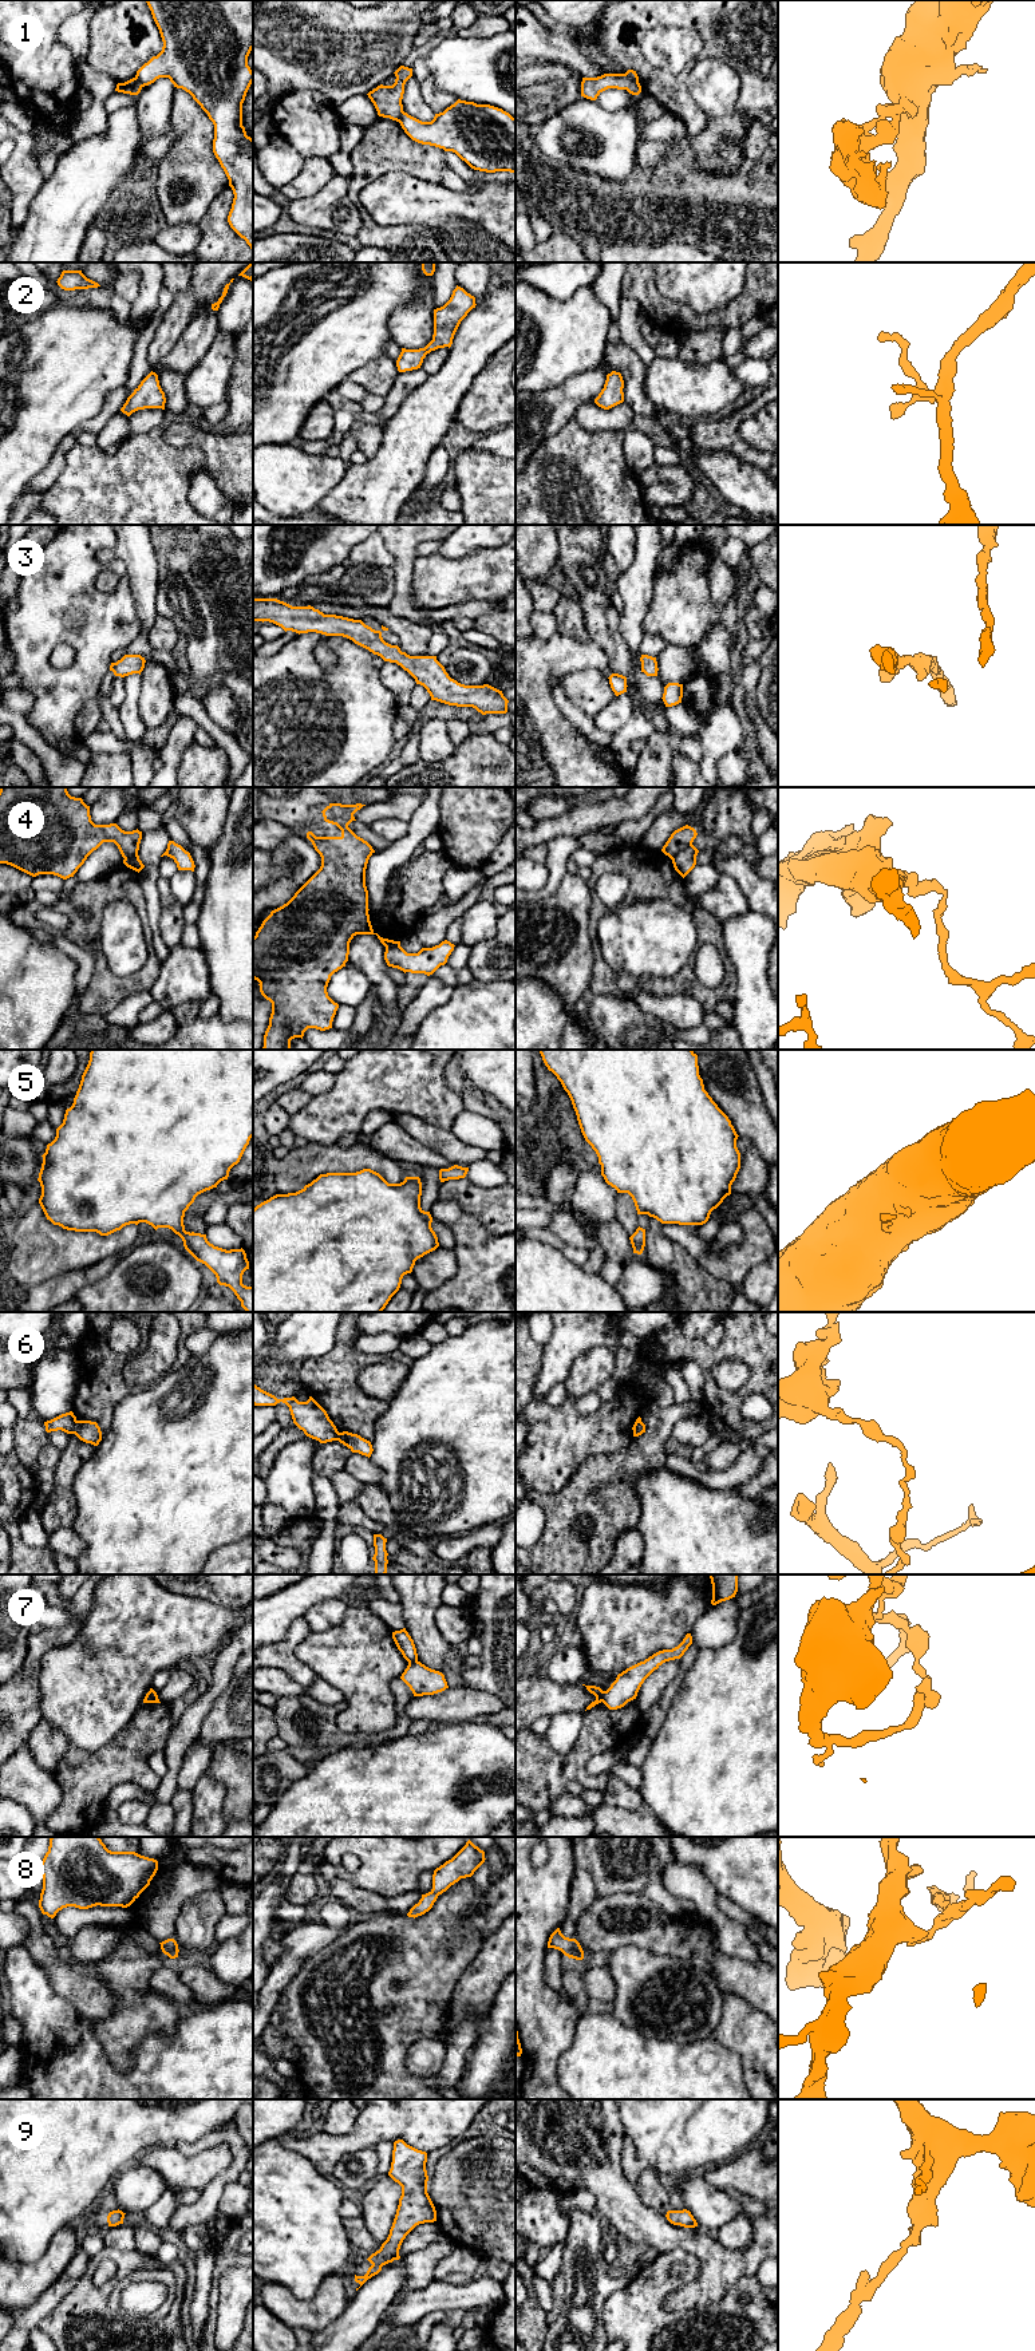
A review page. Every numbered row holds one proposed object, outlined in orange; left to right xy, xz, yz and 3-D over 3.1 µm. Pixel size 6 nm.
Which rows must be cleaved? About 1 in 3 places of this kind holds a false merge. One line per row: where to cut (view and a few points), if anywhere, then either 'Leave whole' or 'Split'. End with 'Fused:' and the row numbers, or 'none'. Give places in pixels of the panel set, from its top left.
1: Split along xz (402, 109), (398, 121). Split
2: No split. Leave whole
3: No split. Leave whole
4: Split along yz (691, 844), (671, 858). Split
5: No split. Leave whole
6: Split along xy (76, 1421), (72, 1433). Split
7: Split along yz (604, 1691), (600, 1700). Split
8: No split. Leave whole
9: No split. Leave whole
Fused: 1, 4, 6, 7

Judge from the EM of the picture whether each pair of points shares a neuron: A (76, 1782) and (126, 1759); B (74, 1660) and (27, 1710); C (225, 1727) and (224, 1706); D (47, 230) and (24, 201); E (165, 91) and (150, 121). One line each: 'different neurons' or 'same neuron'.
A: same neuron
B: different neurons
C: same neuron
D: different neurons
E: same neuron

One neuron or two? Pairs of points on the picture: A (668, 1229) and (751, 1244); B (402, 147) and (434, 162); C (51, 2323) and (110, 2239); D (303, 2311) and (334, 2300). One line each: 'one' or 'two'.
A: one
B: one
C: two
D: one

